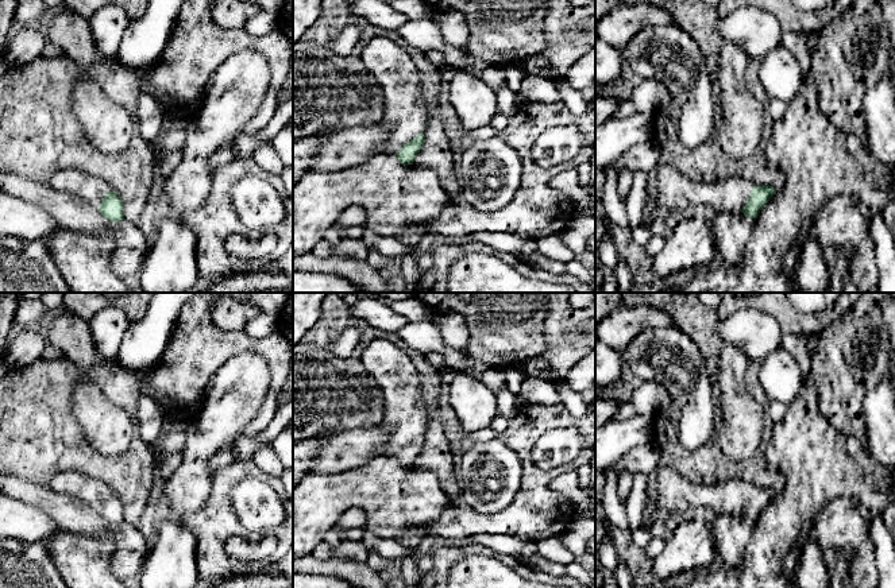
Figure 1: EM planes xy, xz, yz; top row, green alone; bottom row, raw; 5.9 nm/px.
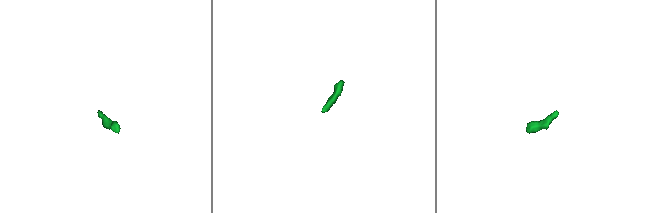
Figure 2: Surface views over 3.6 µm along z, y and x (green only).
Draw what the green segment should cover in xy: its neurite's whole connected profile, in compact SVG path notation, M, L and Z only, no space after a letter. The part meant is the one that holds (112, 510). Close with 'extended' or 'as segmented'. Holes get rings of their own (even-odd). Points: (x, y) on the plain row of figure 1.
M66 471L53 477L49 487L55 492L67 494L96 508L109 523L119 525L124 521L124 506L111 488L101 480Z; extended

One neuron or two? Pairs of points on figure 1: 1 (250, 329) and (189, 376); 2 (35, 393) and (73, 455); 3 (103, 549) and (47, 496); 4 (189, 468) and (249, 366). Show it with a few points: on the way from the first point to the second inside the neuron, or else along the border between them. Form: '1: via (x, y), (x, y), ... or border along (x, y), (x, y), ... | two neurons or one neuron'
1: border along (277, 328), (262, 337), (250, 337), (242, 331) | two neurons
2: via (35, 407), (35, 417), (58, 440) | one neuron
3: border along (61, 529), (107, 538), (112, 544), (111, 559) | two neurons
4: via (203, 443), (204, 437), (223, 418), (238, 391) | one neuron

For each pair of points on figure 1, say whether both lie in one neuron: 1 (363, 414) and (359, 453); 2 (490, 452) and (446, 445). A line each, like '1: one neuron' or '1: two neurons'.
1: two neurons
2: two neurons

